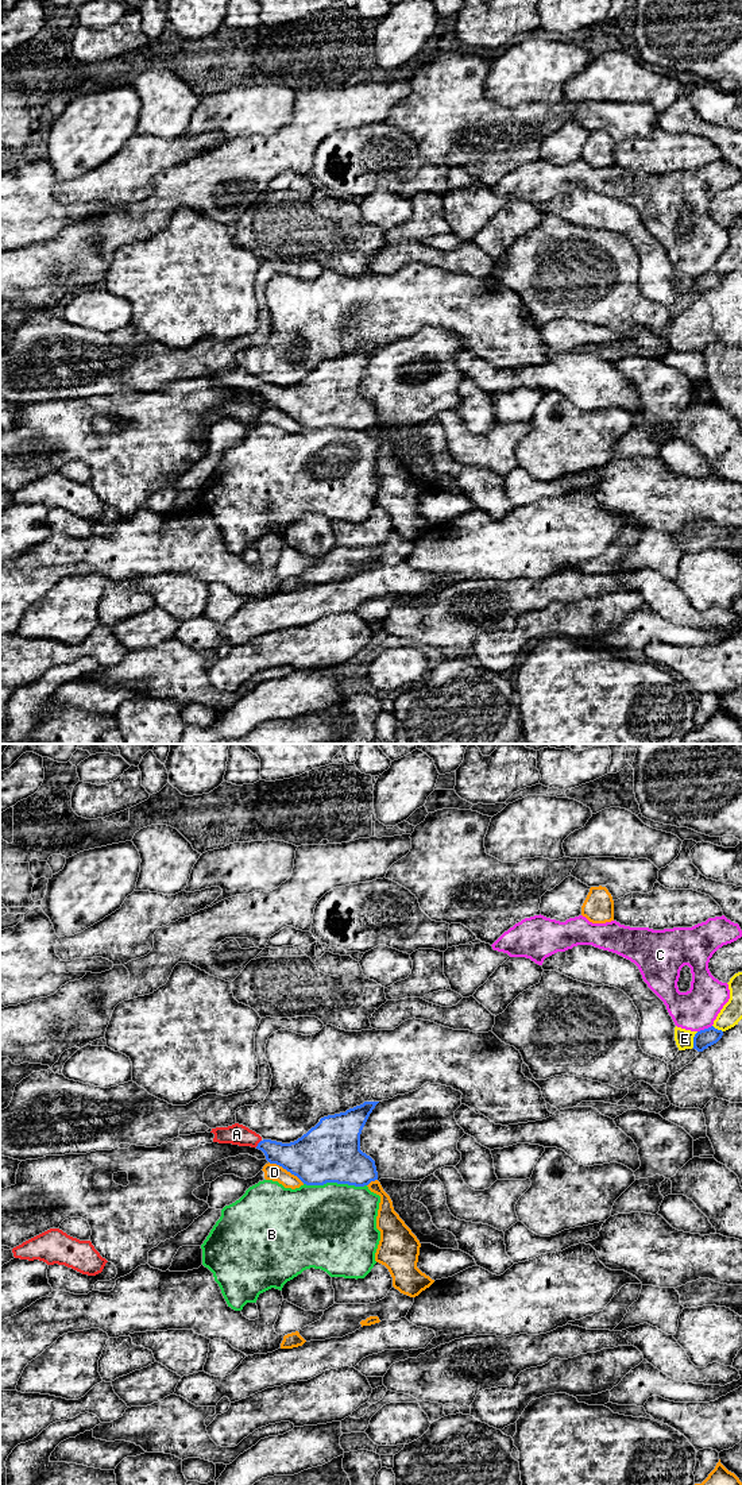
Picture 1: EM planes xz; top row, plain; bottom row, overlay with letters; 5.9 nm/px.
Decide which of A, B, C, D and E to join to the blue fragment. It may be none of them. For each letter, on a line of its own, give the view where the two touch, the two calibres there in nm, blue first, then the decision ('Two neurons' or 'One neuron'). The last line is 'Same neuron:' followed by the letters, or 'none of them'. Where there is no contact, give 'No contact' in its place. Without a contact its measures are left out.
A: Touches blue in xz. Thickness 200 nm (blue) against 130 nm. One neuron
B: Touches blue in xz. Thickness 360 nm (blue) against 480 nm. Two neurons
C: Touches blue in xz. Thickness 110 nm (blue) against 240 nm. Two neurons
D: Touches blue in xz. Thickness 340 nm (blue) against 100 nm. Two neurons
E: Touches blue in xz. Thickness 110 nm (blue) against 110 nm. Two neurons
Same neuron: A

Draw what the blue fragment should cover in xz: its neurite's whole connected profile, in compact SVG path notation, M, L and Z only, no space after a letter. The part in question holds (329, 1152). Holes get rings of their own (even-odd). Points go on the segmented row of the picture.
M364 1102L345 1112L324 1116L306 1134L290 1143L263 1139L259 1134L239 1123L216 1127L210 1133L215 1134L213 1142L251 1146L262 1150L270 1164L282 1166L306 1185L337 1183L364 1187L378 1180L378 1172L375 1161L360 1150L360 1134L378 1103Z

